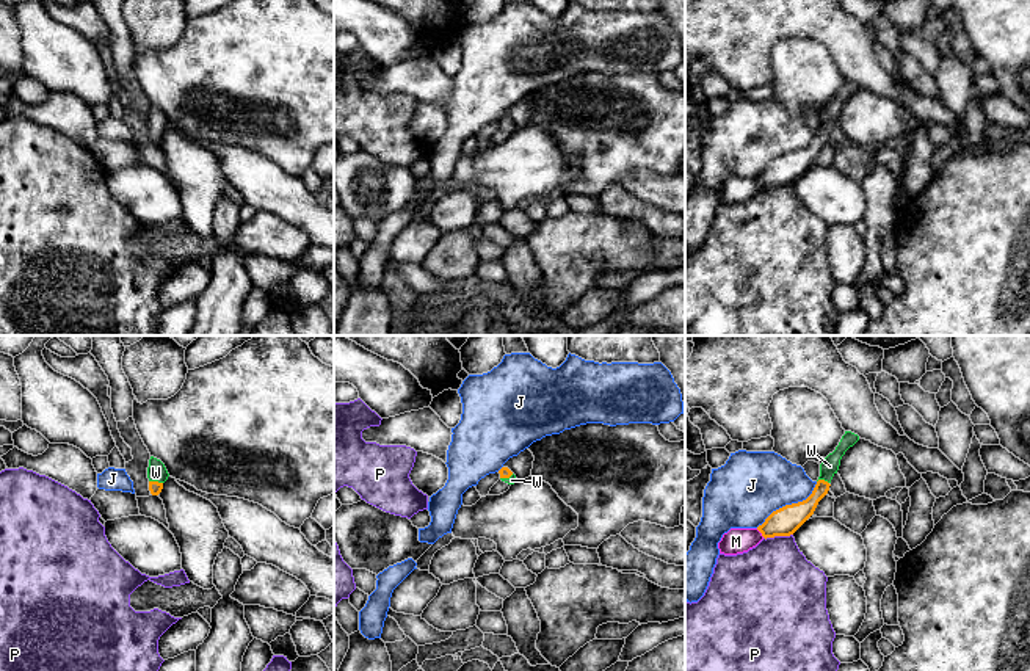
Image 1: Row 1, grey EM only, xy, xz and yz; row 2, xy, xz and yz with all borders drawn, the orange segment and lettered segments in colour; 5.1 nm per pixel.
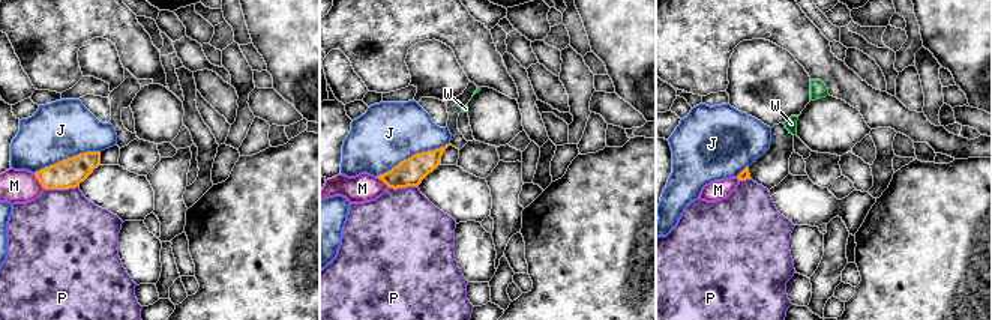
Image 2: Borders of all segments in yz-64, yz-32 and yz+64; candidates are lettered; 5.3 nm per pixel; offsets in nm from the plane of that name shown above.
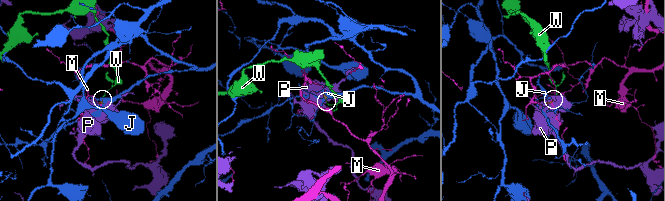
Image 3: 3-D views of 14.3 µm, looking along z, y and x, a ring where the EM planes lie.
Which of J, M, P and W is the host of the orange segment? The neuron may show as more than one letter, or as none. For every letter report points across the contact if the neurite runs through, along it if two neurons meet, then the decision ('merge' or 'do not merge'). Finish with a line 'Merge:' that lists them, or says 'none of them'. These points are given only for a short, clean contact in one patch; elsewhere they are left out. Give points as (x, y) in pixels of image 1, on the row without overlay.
J: do not merge
M: along yz (756, 177), (764, 185) | do not merge
P: along yz (792, 182), (764, 187) | do not merge
W: do not merge
Merge: none of them

